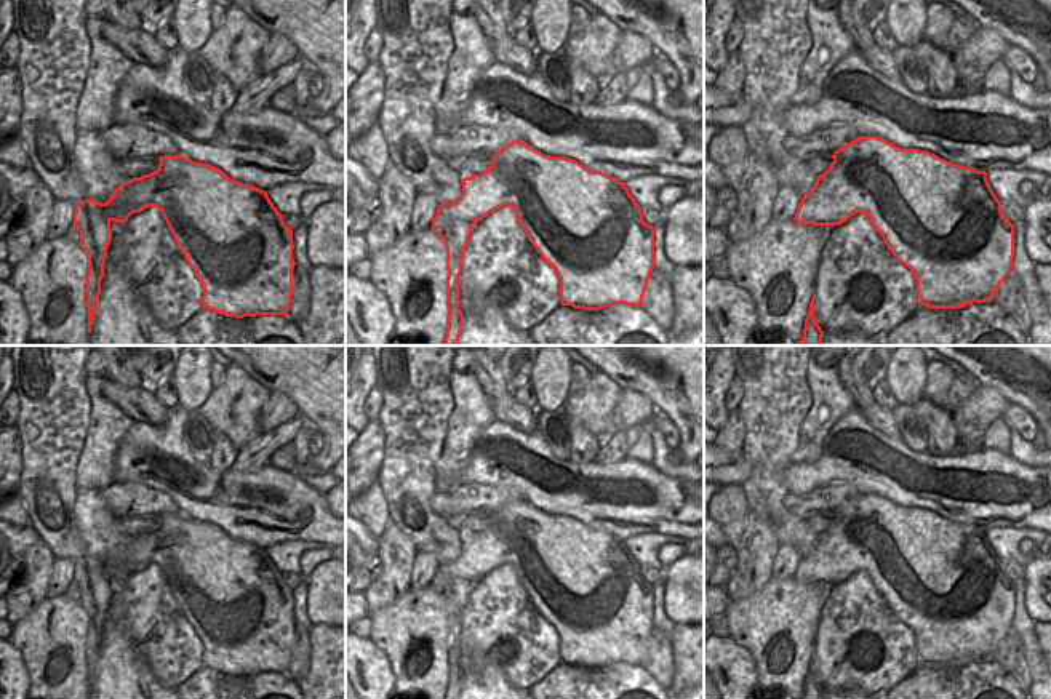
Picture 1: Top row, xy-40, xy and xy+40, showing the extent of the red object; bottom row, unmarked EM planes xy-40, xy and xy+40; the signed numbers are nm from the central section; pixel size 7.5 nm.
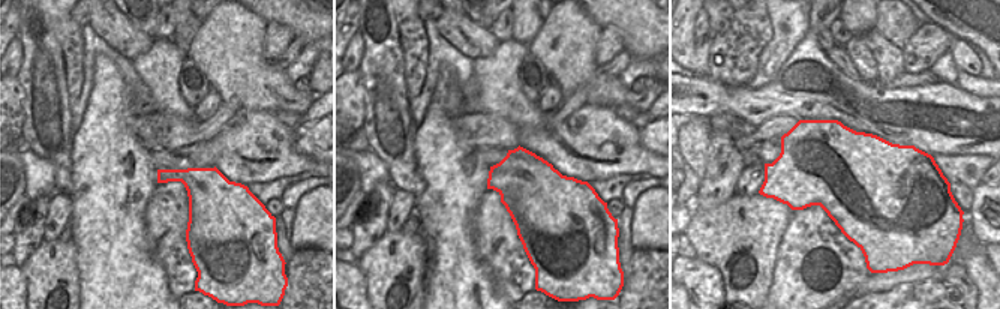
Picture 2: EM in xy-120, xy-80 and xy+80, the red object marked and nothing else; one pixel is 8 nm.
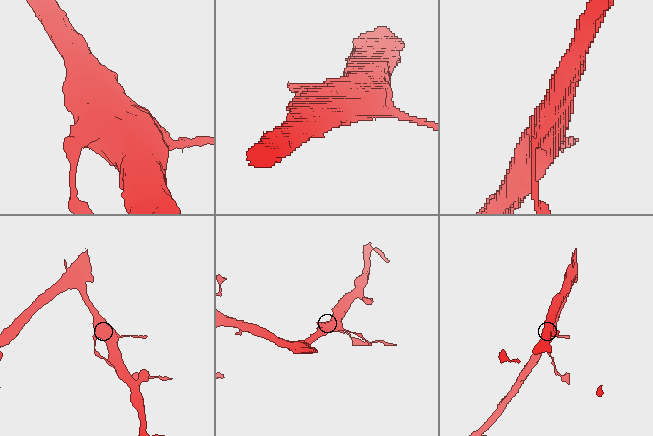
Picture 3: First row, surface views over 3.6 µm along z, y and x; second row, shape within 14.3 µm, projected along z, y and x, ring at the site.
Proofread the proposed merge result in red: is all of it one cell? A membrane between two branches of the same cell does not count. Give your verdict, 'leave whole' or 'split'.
split

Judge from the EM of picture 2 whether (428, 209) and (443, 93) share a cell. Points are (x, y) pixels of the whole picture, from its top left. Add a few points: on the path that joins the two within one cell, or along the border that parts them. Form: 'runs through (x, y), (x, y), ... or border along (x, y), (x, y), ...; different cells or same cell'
border along (453, 117), (437, 102), (432, 102), (417, 128); different cells

